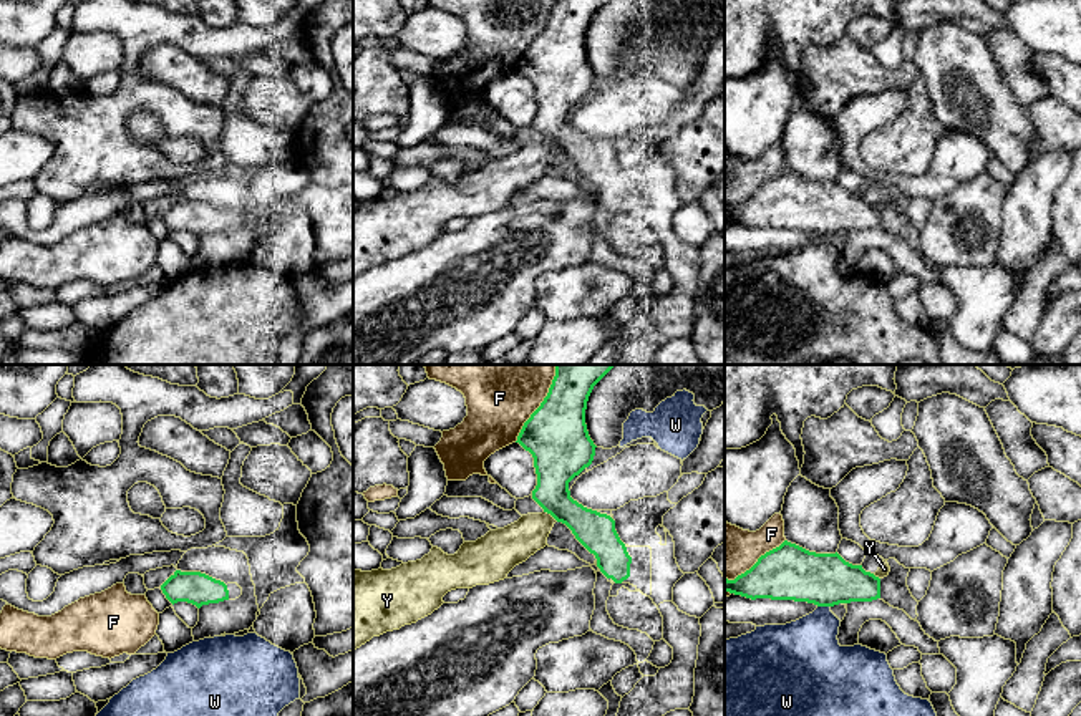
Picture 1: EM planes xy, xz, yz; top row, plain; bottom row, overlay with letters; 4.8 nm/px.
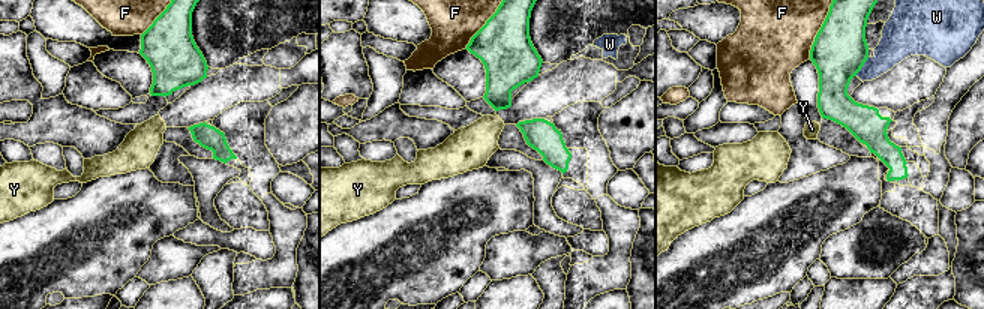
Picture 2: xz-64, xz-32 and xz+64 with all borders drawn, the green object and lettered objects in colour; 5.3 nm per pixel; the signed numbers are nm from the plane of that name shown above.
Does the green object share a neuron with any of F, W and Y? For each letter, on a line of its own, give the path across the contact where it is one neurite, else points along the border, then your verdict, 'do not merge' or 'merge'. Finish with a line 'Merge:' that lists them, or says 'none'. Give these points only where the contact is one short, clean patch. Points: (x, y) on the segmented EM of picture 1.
F: do not merge
W: do not merge
Y: border along xz (544, 511), (557, 521); do not merge
Merge: none

